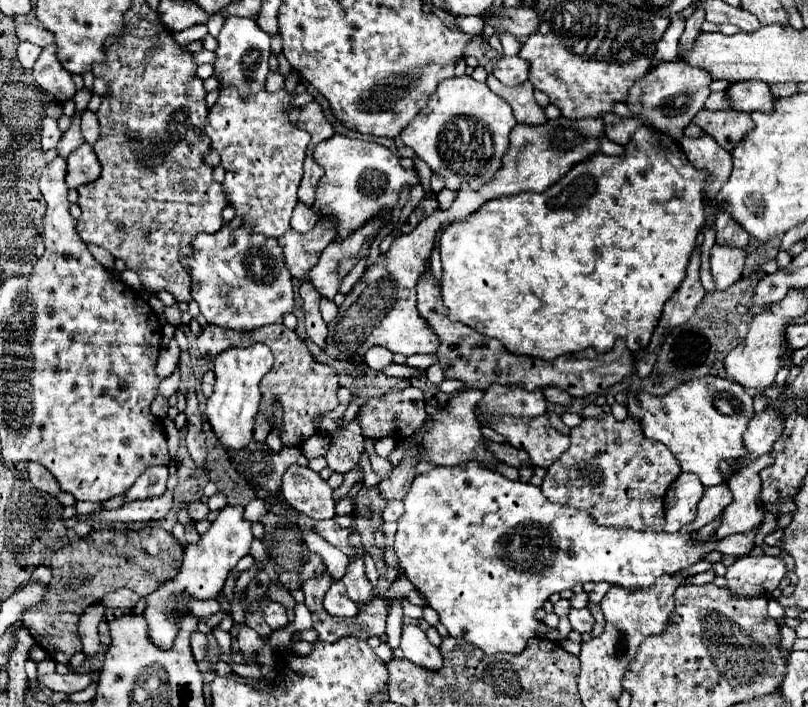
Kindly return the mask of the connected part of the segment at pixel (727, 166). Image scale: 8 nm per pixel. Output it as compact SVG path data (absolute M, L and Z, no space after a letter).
M702 132L696 138L684 136L680 146L692 164L710 172L708 184L704 186L704 194L708 192L706 196L714 202L716 192L724 186L724 180L728 180L732 172L730 152L726 152L714 138L710 138L708 132Z

